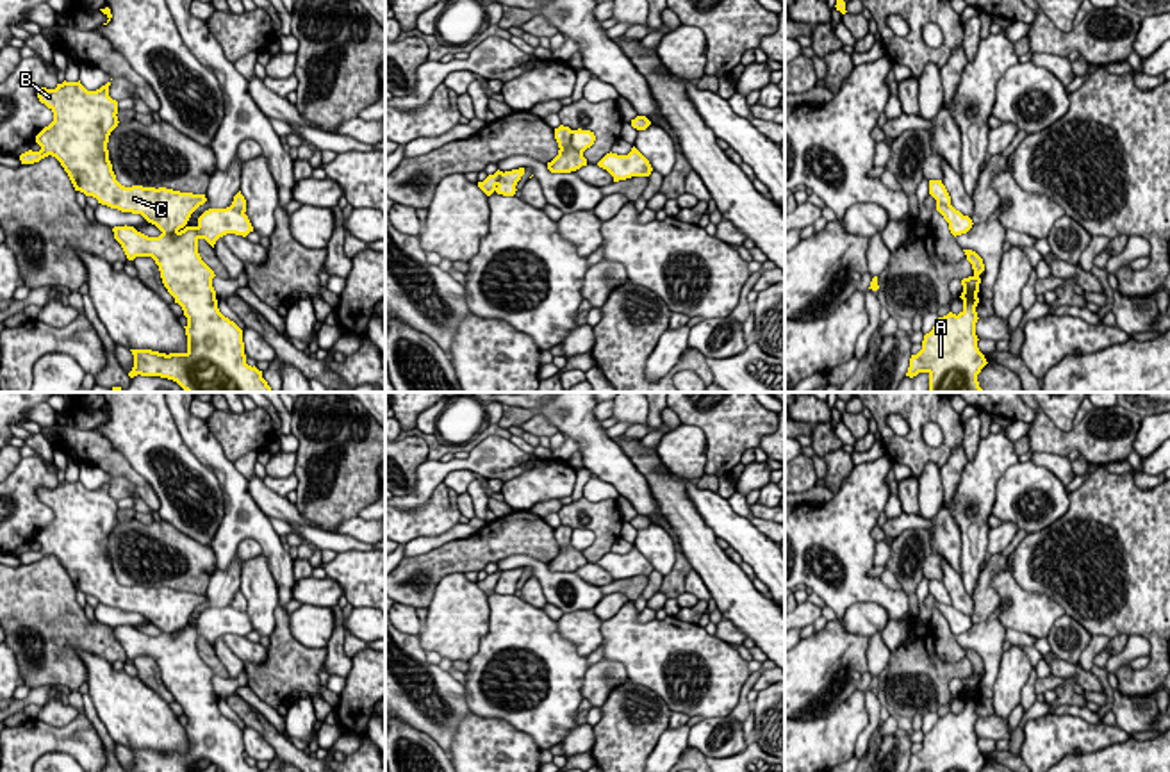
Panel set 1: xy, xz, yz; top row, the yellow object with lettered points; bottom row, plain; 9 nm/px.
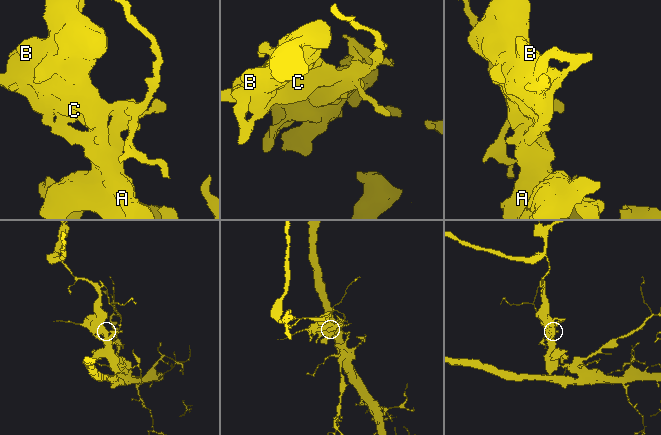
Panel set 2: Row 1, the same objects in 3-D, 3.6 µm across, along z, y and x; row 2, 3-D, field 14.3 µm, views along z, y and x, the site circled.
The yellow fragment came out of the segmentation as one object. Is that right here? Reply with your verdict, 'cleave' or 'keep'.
cleave

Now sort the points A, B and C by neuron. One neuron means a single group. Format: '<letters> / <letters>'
A / B C

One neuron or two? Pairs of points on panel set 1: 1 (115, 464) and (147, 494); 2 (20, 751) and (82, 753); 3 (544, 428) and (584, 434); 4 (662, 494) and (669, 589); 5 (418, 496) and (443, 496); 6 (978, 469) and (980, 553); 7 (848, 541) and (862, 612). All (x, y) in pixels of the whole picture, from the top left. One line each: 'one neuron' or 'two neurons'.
1: one neuron
2: one neuron
3: two neurons
4: two neurons
5: two neurons
6: one neuron
7: two neurons

